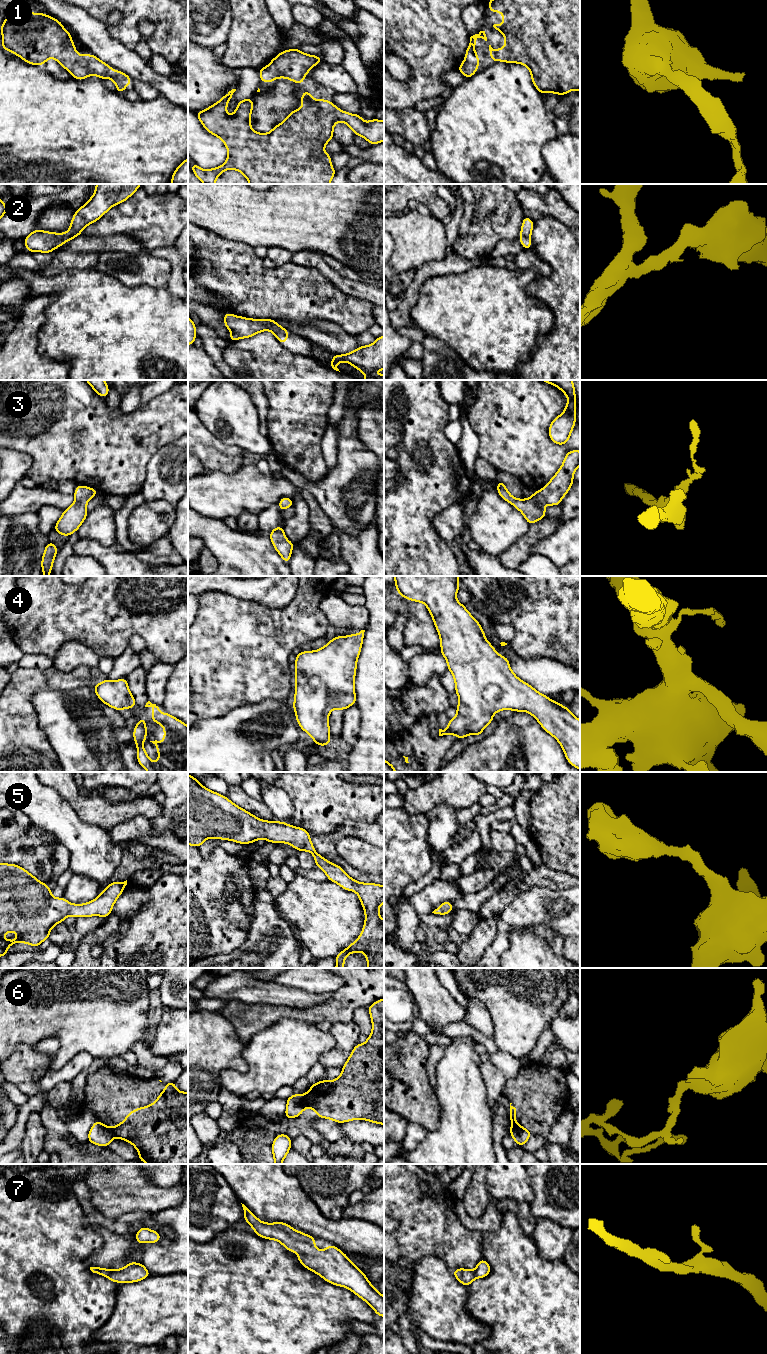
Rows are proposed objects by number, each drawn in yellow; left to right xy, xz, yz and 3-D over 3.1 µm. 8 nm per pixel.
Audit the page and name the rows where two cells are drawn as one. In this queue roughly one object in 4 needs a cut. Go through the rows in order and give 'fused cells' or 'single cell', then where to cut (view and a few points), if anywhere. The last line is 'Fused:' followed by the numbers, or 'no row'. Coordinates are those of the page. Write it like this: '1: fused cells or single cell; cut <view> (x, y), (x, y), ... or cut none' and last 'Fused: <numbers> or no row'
1: single cell; cut none
2: single cell; cut none
3: single cell; cut none
4: single cell; cut none
5: single cell; cut none
6: fused cells; cut xz (303, 1095), (304, 1107)
7: single cell; cut none
Fused: 6

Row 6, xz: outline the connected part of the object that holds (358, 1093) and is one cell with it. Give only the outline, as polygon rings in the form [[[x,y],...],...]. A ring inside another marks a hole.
[[[384,998],[368,1007],[372,1032],[364,1044],[356,1044],[341,1075],[332,1080],[322,1080],[311,1085],[304,1094],[304,1108],[312,1108],[318,1118],[337,1123],[367,1120],[384,1125]]]

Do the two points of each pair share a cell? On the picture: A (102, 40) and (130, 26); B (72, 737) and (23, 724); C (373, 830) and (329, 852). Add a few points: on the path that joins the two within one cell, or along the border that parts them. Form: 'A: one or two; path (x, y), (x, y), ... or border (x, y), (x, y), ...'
A: two; border (94, 18), (102, 21), (107, 32), (129, 49)
B: two; border (34, 707), (37, 713), (38, 724), (54, 750)
C: one; path (360, 830), (344, 830), (334, 839)

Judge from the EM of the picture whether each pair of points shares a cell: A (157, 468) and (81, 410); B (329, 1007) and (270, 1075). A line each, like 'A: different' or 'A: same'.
A: different
B: different

